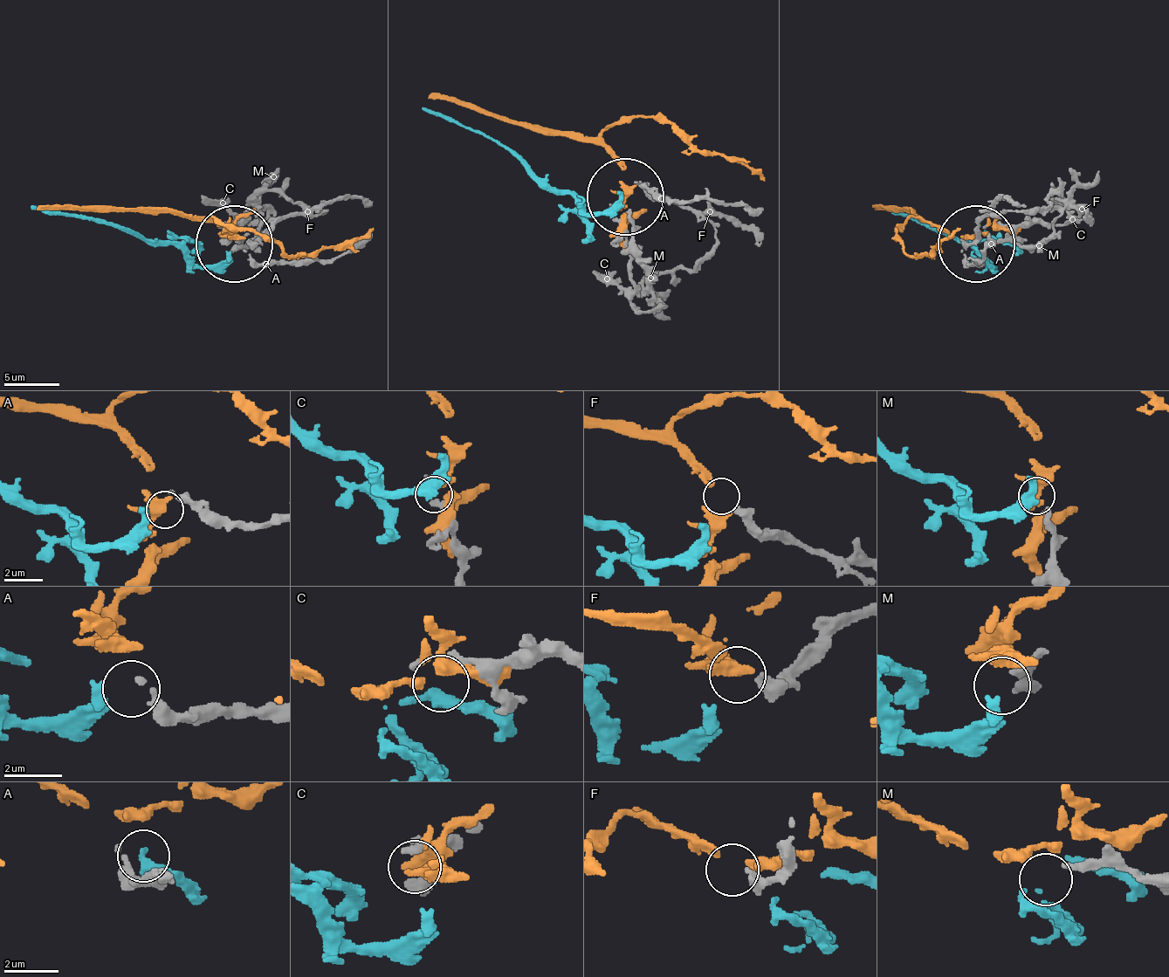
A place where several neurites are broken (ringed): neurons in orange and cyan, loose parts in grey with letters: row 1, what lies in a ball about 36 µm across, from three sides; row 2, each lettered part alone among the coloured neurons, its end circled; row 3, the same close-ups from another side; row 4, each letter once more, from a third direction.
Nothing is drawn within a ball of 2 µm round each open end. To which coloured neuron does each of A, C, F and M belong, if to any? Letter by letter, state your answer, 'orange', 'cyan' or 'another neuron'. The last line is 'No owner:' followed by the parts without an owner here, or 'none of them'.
A: cyan
C: another neuron
F: orange
M: another neuron
No owner: C, M

